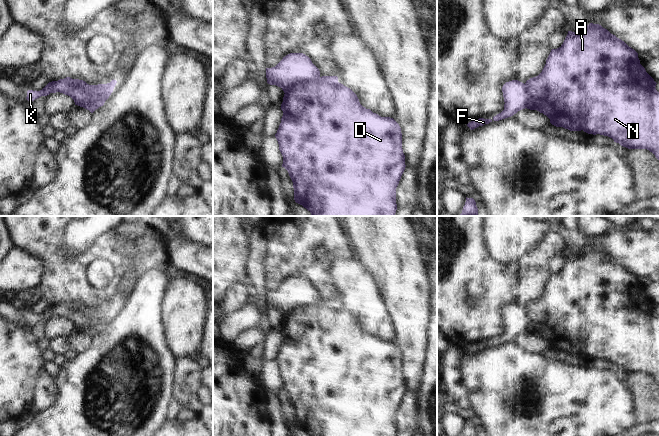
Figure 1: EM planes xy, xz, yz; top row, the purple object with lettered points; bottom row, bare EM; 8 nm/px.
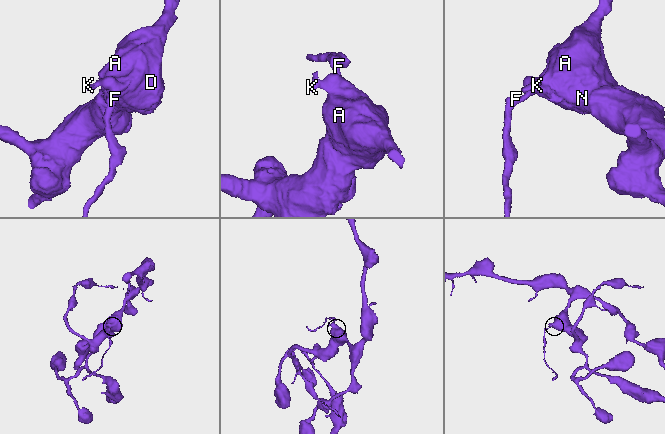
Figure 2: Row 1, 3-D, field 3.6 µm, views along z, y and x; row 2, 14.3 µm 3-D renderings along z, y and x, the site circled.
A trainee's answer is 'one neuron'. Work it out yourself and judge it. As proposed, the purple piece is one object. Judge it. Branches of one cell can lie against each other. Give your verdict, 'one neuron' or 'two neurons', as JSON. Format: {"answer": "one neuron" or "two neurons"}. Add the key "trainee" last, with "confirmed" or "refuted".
{"answer": "two neurons", "trainee": "refuted"}

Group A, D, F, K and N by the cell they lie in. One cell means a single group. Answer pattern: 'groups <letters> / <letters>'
groups A D N / F K

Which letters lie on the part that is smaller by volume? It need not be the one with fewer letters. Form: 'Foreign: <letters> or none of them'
Foreign: F, K

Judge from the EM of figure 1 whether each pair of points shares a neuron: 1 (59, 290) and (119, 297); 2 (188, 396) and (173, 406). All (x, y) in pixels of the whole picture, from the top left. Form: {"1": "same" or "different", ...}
{"1": "different", "2": "different"}

